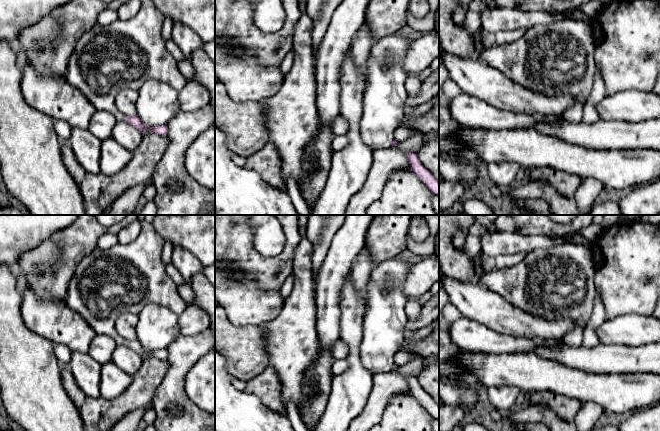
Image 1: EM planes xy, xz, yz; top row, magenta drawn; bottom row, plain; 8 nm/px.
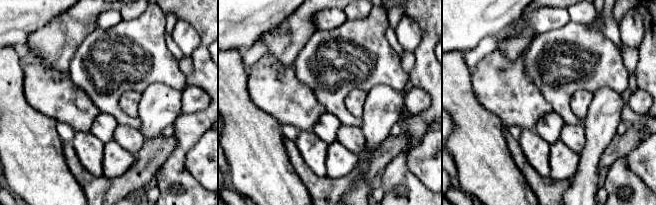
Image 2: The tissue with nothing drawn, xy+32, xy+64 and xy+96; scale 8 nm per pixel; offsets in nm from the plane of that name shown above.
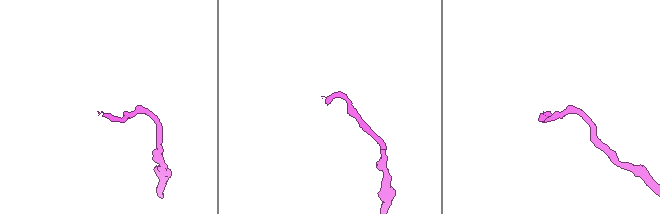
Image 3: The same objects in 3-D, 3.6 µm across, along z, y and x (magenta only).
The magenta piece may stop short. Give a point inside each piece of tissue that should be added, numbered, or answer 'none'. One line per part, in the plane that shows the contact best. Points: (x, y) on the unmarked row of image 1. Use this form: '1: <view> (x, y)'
1: xy (125, 278)

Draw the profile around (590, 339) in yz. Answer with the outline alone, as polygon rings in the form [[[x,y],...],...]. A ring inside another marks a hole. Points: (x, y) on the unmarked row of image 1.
[[[596,292],[594,308],[590,320],[584,328],[582,345],[586,348],[593,348],[600,344],[596,329],[605,322],[605,309],[601,296]]]

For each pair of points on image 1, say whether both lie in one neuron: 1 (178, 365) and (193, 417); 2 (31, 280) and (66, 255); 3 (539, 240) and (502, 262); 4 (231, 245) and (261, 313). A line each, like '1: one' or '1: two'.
1: one
2: one
3: two
4: one

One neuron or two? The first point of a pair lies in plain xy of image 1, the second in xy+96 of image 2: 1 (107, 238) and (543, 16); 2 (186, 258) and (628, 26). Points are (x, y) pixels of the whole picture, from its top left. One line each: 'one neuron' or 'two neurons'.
1: one neuron
2: one neuron

